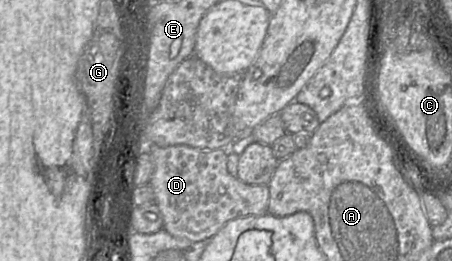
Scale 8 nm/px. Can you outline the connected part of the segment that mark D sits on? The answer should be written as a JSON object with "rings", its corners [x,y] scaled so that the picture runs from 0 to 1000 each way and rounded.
{"rings":[[[412,556],[312,559],[310,579],[332,579],[341,659],[330,697],[343,778],[361,831],[361,881],[389,912],[440,927],[471,912],[509,843],[571,828],[591,816],[595,774],[593,709],[551,709],[507,667],[502,651],[502,575],[449,575]]]}

